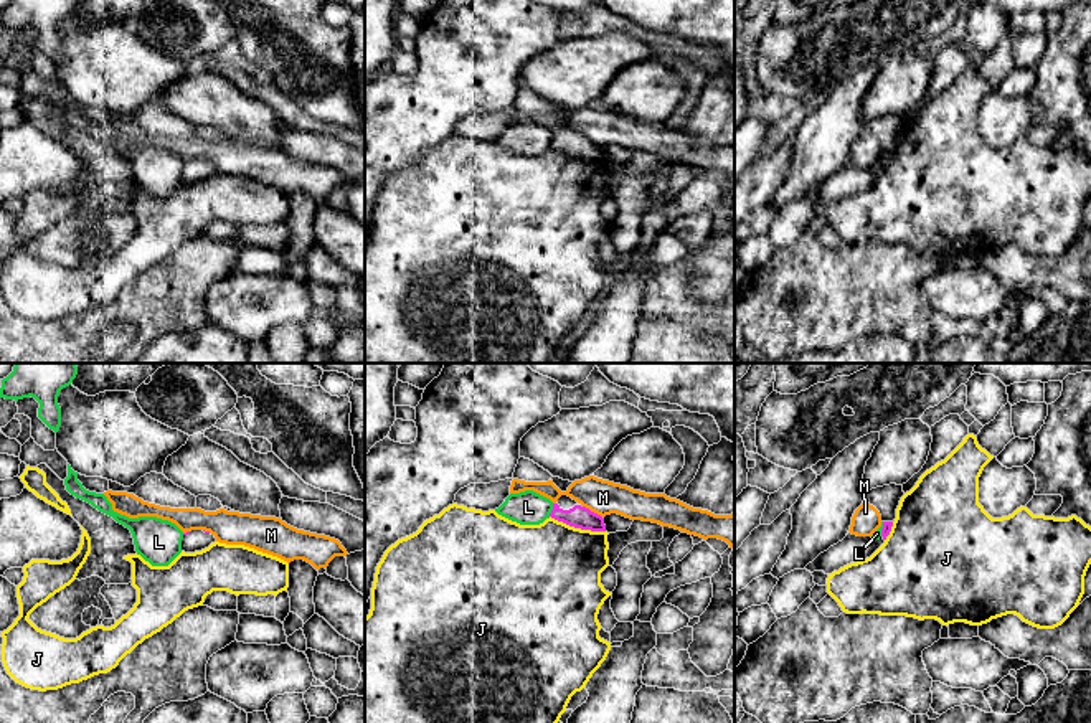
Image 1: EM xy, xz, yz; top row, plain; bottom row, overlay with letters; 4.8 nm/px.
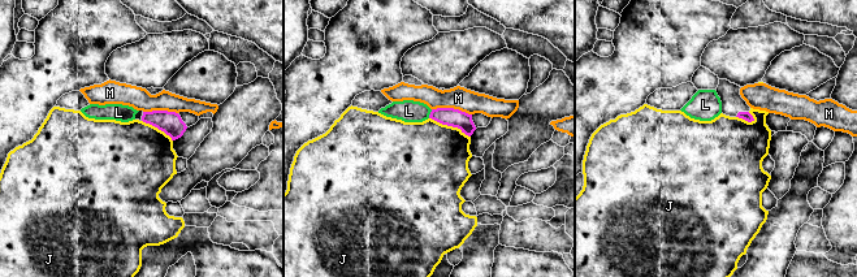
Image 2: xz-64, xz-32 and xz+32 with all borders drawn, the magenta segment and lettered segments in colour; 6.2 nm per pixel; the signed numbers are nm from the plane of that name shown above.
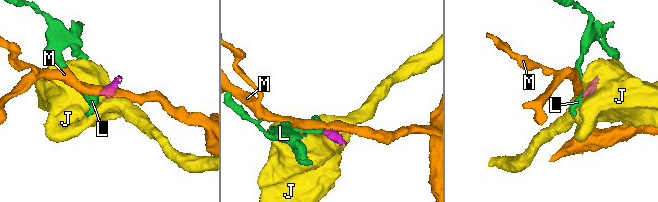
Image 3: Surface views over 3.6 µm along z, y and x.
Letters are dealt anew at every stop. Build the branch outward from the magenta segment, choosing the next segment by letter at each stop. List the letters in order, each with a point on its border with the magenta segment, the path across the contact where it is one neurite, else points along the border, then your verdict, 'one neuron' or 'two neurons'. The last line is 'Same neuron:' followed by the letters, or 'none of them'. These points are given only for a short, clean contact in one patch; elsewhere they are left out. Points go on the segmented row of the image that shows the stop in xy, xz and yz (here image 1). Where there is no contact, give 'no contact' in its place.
J: contact xz (578, 527); border xz (550, 515), (575, 527), (604, 532); two neurons
L: contact xz (552, 510); border xz (553, 504), (548, 515); two neurons
M: contact xz (593, 512); border xz (583, 505), (601, 517); two neurons
Same neuron: none of them

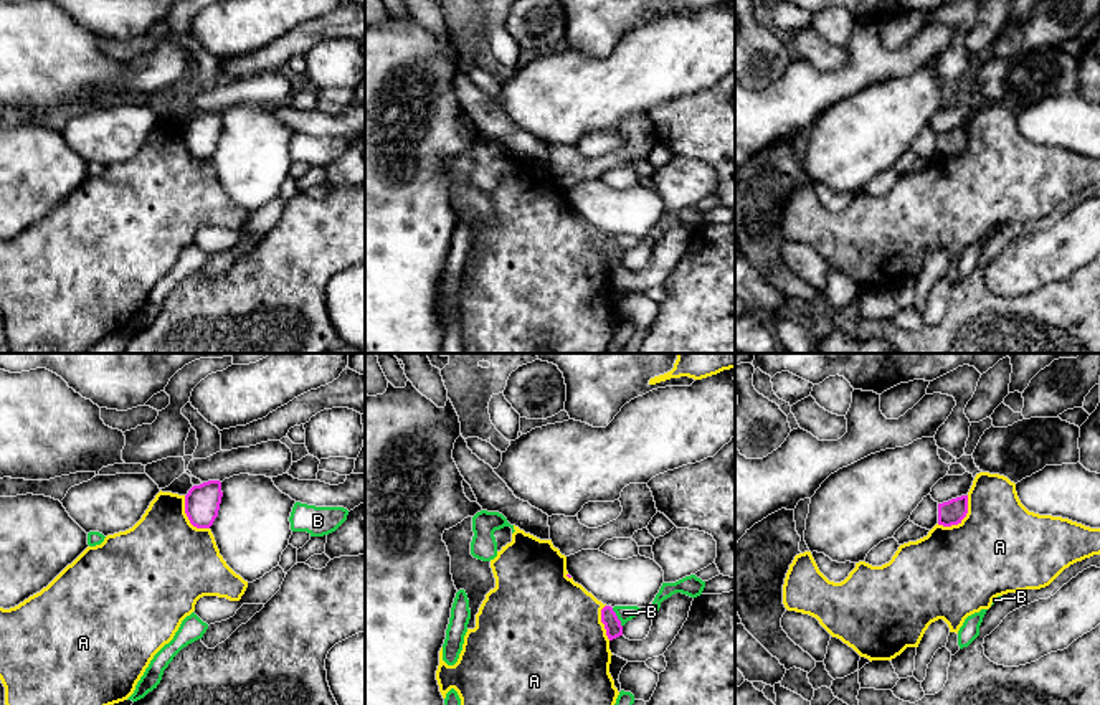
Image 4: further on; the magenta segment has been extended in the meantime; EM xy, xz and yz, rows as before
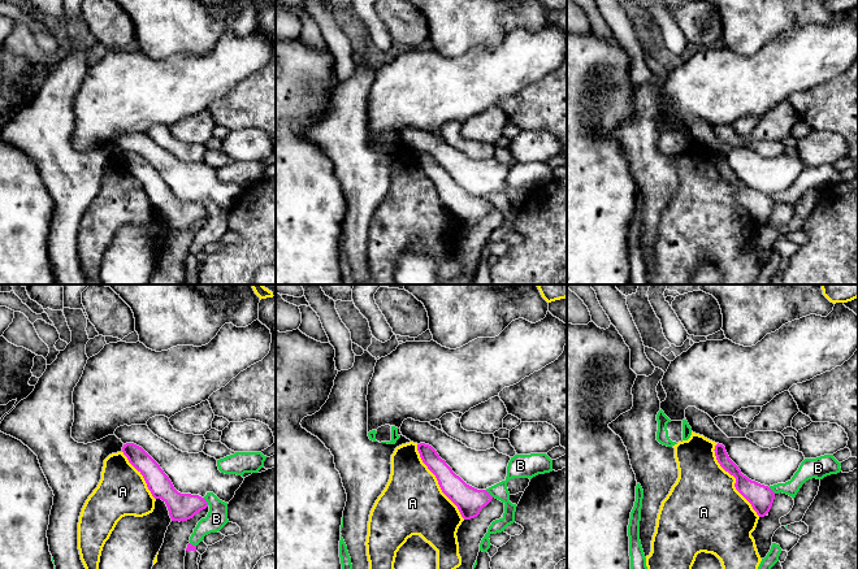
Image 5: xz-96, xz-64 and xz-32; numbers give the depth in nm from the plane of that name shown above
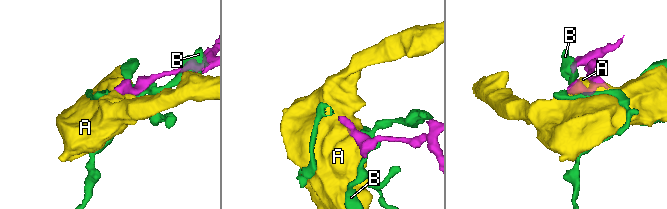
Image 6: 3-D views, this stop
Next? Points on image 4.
A: contact yz (960, 520); two neurons
B: contact xz (616, 618); two neurons
Same neuron: none of them

